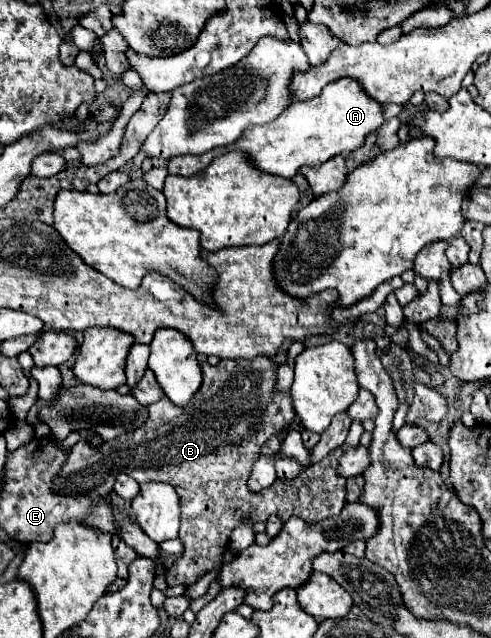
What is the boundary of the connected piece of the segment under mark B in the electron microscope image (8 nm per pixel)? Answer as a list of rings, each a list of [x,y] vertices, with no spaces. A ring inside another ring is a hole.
[[[267,357],[257,359],[225,359],[217,367],[211,367],[209,363],[203,363],[203,385],[193,395],[189,405],[177,407],[169,399],[161,399],[159,403],[149,405],[149,419],[135,431],[125,433],[109,443],[103,443],[101,447],[89,447],[85,441],[75,443],[71,449],[71,455],[63,463],[57,479],[53,481],[53,493],[67,495],[67,497],[107,497],[111,493],[111,487],[119,473],[127,473],[139,483],[147,481],[165,481],[175,487],[179,499],[181,499],[181,529],[179,539],[185,543],[185,551],[179,561],[171,565],[167,571],[167,583],[173,585],[191,585],[199,577],[203,577],[213,567],[221,565],[223,551],[227,549],[231,531],[241,523],[243,517],[251,515],[255,521],[267,521],[269,515],[281,517],[281,521],[287,521],[289,517],[297,515],[307,523],[319,523],[327,517],[337,515],[345,501],[347,479],[339,475],[339,459],[343,455],[343,449],[337,447],[317,465],[303,471],[293,481],[277,479],[271,487],[263,489],[261,495],[255,495],[247,489],[247,477],[253,467],[253,463],[259,459],[261,445],[275,433],[283,431],[285,425],[293,421],[293,405],[291,395],[285,391],[275,391],[275,375],[277,365]]]

